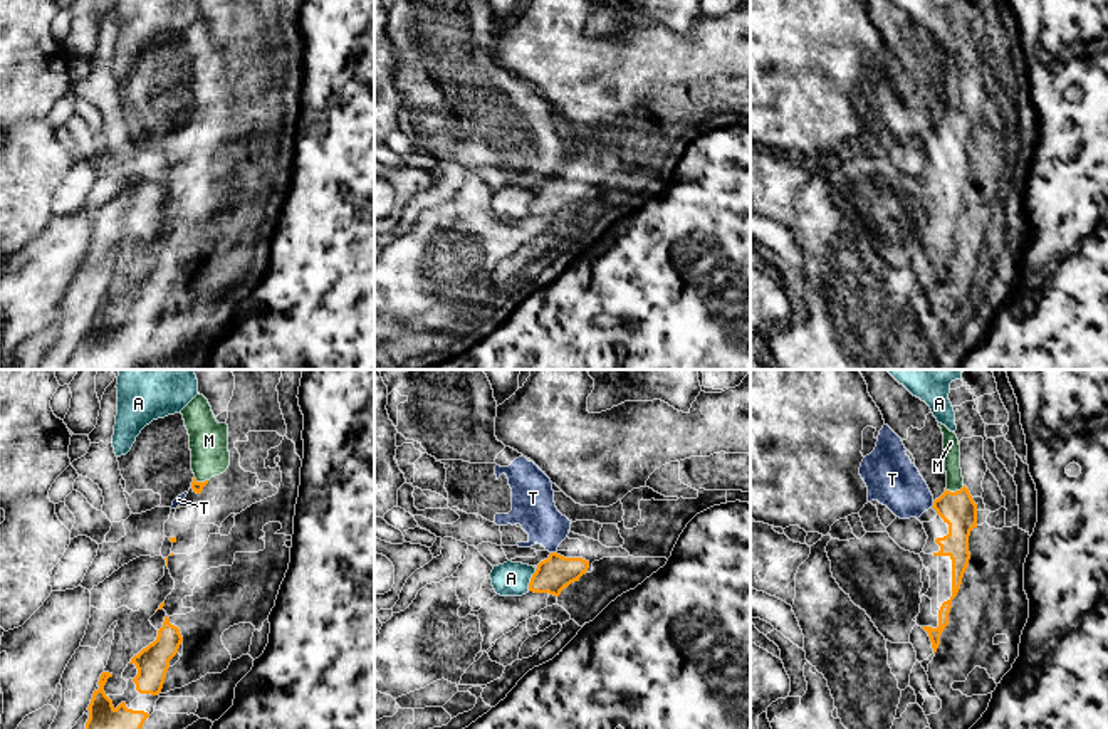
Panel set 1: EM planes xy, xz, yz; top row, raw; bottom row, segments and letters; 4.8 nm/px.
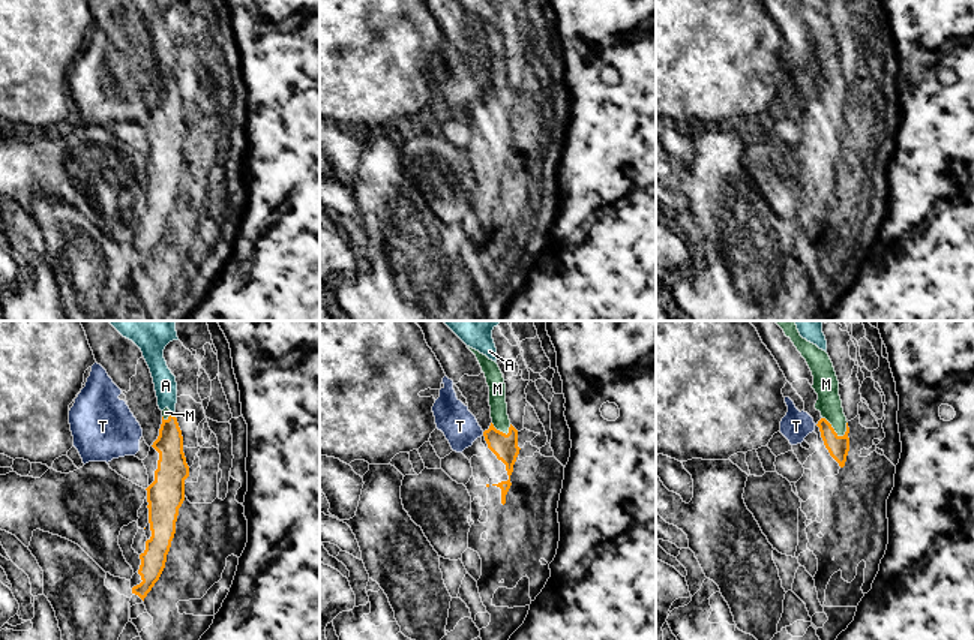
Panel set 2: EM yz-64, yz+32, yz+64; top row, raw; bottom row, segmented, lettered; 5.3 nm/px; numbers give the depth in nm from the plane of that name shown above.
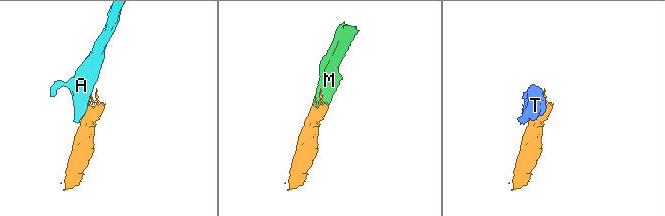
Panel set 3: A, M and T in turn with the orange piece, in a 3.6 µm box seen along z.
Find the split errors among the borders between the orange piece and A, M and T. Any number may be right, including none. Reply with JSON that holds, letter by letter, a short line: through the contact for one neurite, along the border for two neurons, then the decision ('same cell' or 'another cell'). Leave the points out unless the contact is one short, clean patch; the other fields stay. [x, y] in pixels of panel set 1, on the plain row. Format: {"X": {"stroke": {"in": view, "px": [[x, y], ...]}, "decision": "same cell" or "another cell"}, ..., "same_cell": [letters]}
{"A": {"stroke": {"in": "xz", "px": [[536, 194], [527, 214]]}, "decision": "another cell"}, "M": {"stroke": {"in": "yz", "px": [[957, 133], [956, 115], [951, 66]]}, "decision": "same cell"}, "T": {"stroke": {"in": "yz", "px": [[934, 125], [930, 130]]}, "decision": "another cell"}, "same_cell": ["M"]}

